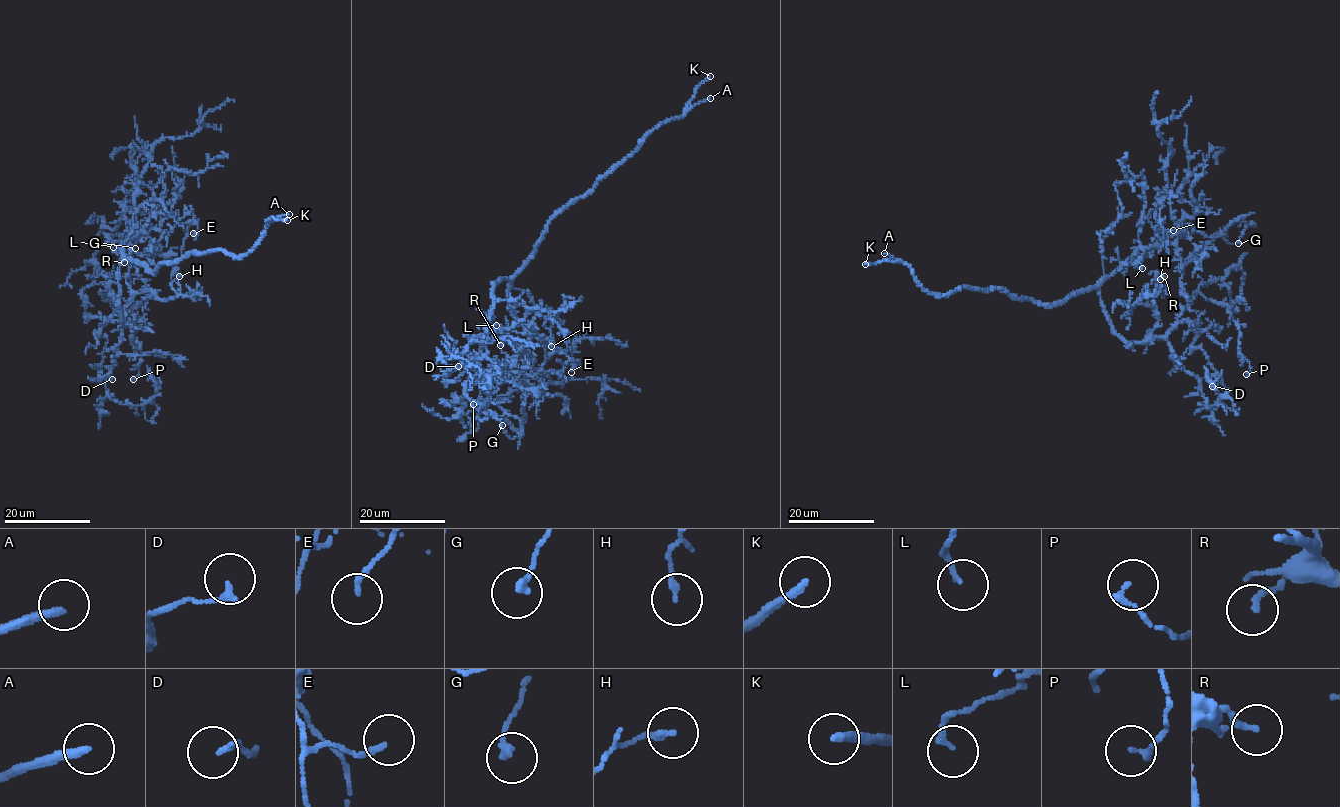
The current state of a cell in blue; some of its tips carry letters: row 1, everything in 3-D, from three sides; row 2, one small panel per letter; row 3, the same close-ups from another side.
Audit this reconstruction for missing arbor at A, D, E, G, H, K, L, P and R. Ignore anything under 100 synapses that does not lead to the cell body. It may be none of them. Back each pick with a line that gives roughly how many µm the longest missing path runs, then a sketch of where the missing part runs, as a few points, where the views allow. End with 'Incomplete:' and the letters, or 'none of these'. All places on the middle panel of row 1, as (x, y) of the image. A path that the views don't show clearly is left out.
A: Missing length about 250 µm
K: Missing length about 25 µm
Incomplete: A, K

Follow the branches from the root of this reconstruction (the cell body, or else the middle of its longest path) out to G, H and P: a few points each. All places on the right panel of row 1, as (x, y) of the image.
G: (1100, 291), (1099, 285), (1125, 268), (1137, 251), (1165, 241), (1187, 258), (1243, 217), (1246, 226), (1238, 243)
H: (1100, 291), (1111, 328), (1141, 343), (1157, 313), (1139, 304), (1129, 311), (1146, 284), (1160, 279)
P: (1100, 291), (1111, 328), (1135, 343), (1167, 334), (1197, 291), (1225, 304), (1250, 365), (1246, 374)

